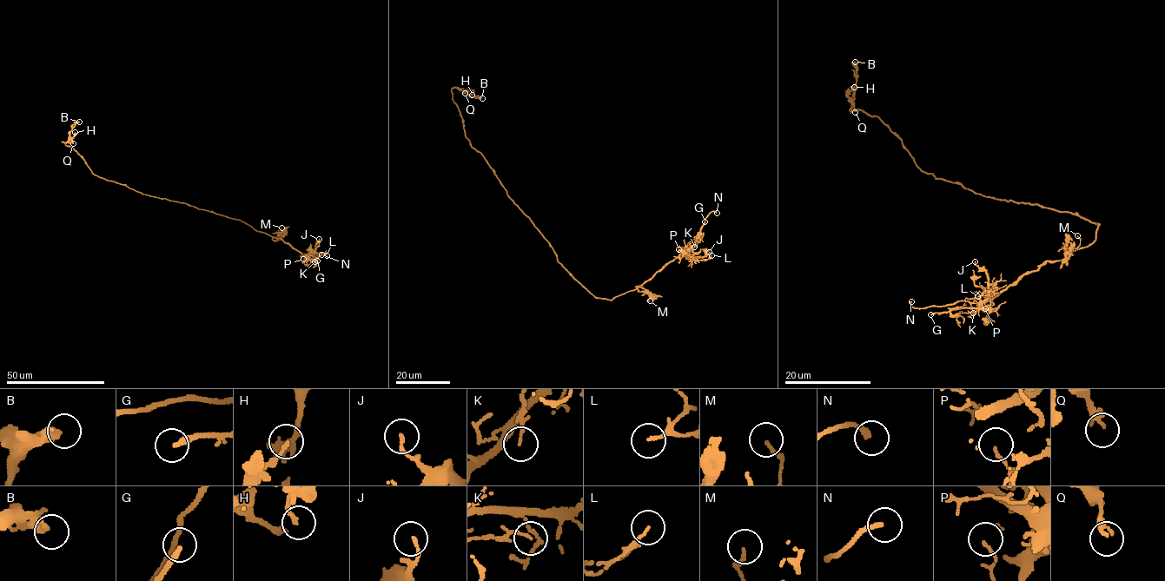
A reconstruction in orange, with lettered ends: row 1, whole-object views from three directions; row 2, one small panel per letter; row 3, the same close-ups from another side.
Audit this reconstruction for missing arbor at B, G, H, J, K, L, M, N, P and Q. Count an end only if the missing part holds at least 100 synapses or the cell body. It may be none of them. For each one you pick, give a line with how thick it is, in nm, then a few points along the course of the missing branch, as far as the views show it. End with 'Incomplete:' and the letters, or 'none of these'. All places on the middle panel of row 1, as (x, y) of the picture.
N: 200 nm | (717, 213), (718, 225), (728, 251)
Incomplete: N

